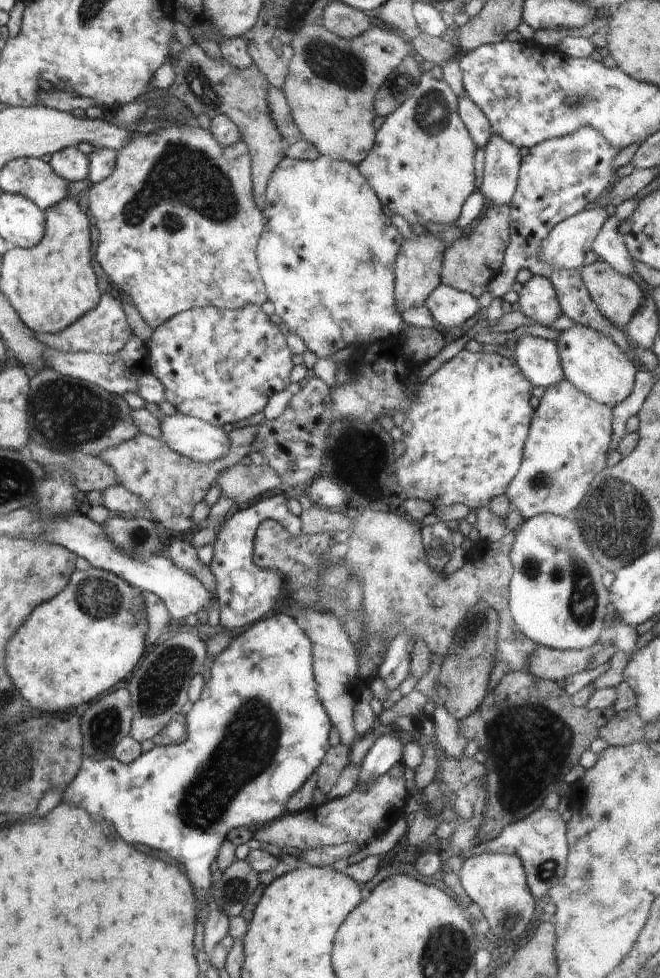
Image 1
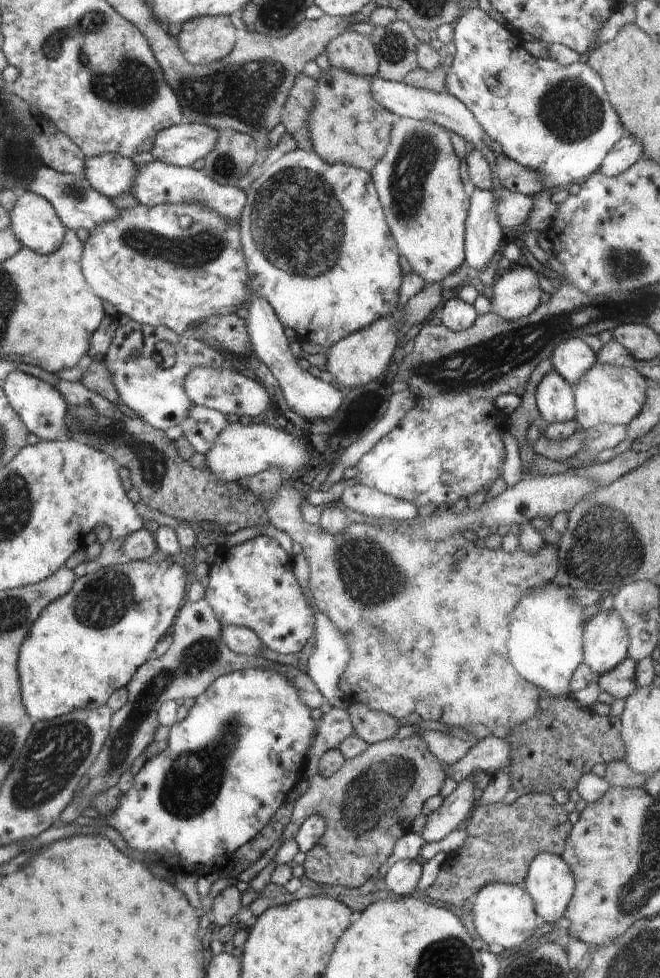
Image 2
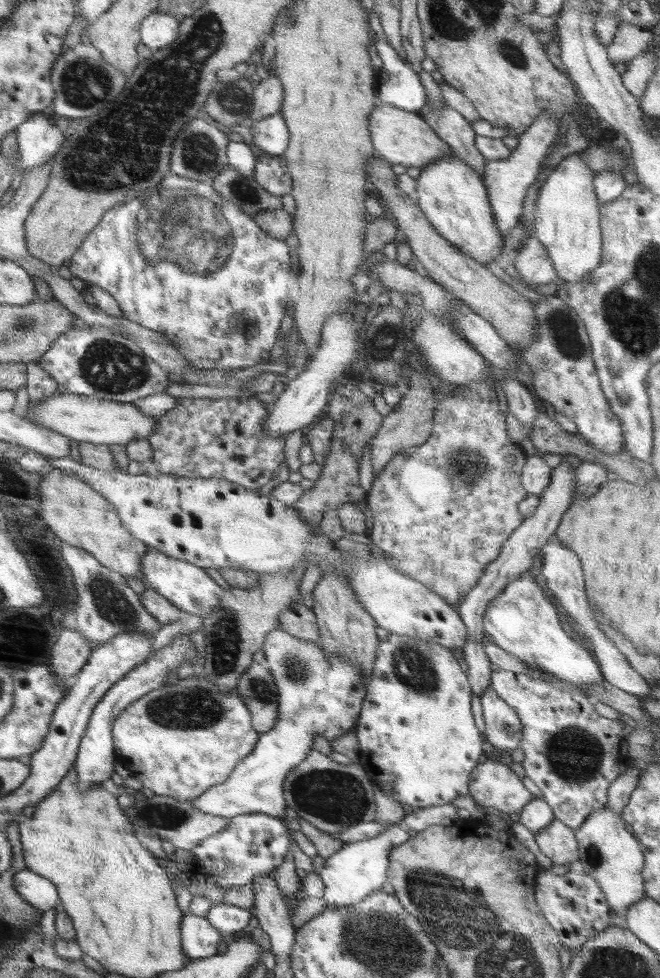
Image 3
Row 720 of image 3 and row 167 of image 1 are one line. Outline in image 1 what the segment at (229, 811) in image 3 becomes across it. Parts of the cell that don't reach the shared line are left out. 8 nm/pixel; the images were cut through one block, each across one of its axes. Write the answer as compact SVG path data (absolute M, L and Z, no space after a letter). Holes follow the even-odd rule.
M287 156L278 163L266 187L265 205L262 210L265 218L264 230L258 241L256 256L259 271L266 289L268 300L274 304L275 313L290 333L297 334L306 344L308 351L314 352L318 358L331 357L335 352L350 345L371 345L385 341L388 337L401 334L403 319L395 301L395 260L398 256L403 238L392 224L391 218L382 212L383 206L374 189L358 172L357 165L348 161L333 161L319 157L313 161L292 159Z

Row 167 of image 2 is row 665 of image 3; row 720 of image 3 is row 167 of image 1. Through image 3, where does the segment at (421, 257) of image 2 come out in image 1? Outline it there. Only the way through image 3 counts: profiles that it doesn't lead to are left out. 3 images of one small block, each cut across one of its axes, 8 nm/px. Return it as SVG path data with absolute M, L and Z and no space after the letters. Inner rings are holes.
M436 65L422 73L414 94L386 117L380 130L375 133L375 141L368 156L357 164L358 172L374 189L381 205L400 214L415 229L421 229L425 222L433 222L436 228L454 224L466 198L476 192L474 154L477 146L460 118L457 99L444 80L442 67Z

